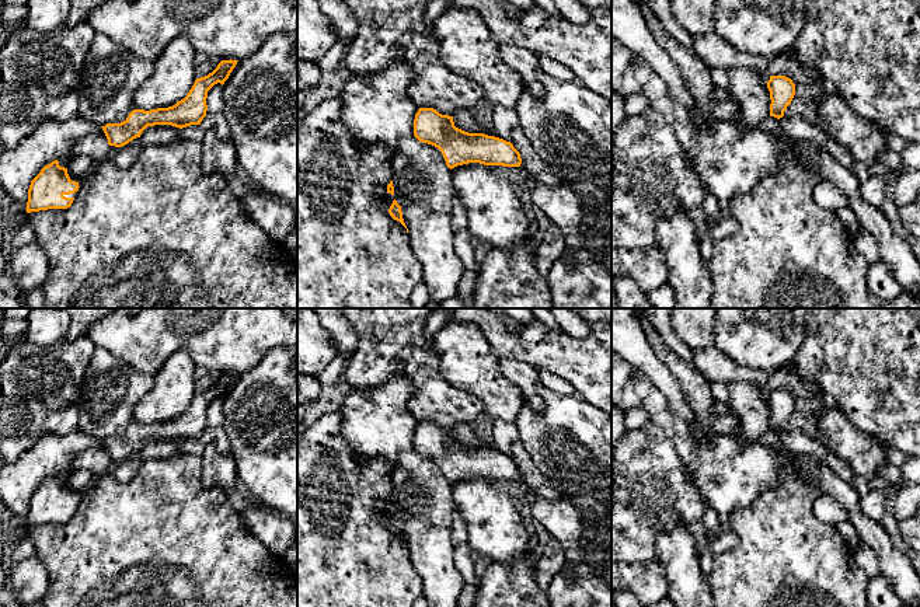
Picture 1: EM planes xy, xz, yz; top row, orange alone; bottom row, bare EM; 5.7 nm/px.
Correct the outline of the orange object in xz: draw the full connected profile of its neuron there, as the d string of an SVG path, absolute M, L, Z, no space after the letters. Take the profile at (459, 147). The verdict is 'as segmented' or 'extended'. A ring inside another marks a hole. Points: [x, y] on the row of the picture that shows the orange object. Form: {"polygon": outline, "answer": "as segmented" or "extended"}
{"polygon": "M419 108L414 119L414 136L438 147L452 170L468 163L520 167L520 153L510 142L484 133L468 133L454 126L453 116L433 108Z", "answer": "as segmented"}

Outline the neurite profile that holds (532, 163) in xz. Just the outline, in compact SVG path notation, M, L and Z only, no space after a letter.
M520 126L512 130L510 143L520 153L522 165L534 177L536 184L547 186L557 186L560 184L560 177L536 153Z

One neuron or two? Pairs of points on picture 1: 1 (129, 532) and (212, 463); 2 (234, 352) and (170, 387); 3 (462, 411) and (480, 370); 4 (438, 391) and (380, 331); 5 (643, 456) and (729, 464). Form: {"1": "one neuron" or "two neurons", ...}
{"1": "two neurons", "2": "two neurons", "3": "two neurons", "4": "one neuron", "5": "two neurons"}

